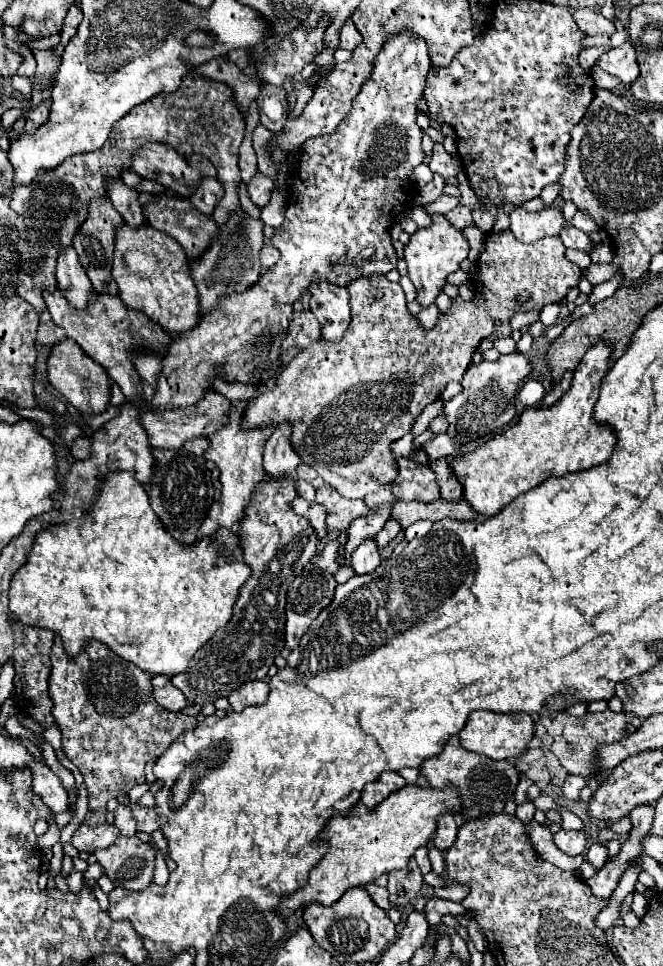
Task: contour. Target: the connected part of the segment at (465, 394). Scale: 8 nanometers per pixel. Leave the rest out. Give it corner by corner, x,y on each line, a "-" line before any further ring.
510,353
500,355
496,361
482,361
478,365
470,365
464,373
464,387
462,391
444,403
444,413
450,423
448,433
460,445
486,437
500,427
506,427
516,415
516,393
520,381
524,381
532,371
530,357
524,353

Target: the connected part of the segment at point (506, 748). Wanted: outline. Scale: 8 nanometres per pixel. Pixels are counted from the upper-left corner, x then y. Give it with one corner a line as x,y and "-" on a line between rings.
472,711
464,729
460,731
462,747
492,759
508,759
508,757
522,755
532,735
534,735
534,723
528,713
508,713
508,715
500,713
498,715
494,711

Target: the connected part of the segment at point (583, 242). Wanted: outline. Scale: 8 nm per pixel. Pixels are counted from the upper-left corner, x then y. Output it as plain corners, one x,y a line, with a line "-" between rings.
572,225
566,227
566,233
560,233
560,239
562,239
562,243
564,243
566,247
580,249
580,251
586,251
586,253
590,253
592,247
594,247
594,243
590,241
590,237
588,237
586,233
582,233
580,229
572,227

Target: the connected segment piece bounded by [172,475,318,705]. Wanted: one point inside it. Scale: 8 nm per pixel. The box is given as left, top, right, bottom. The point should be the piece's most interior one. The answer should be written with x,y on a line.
277,543

